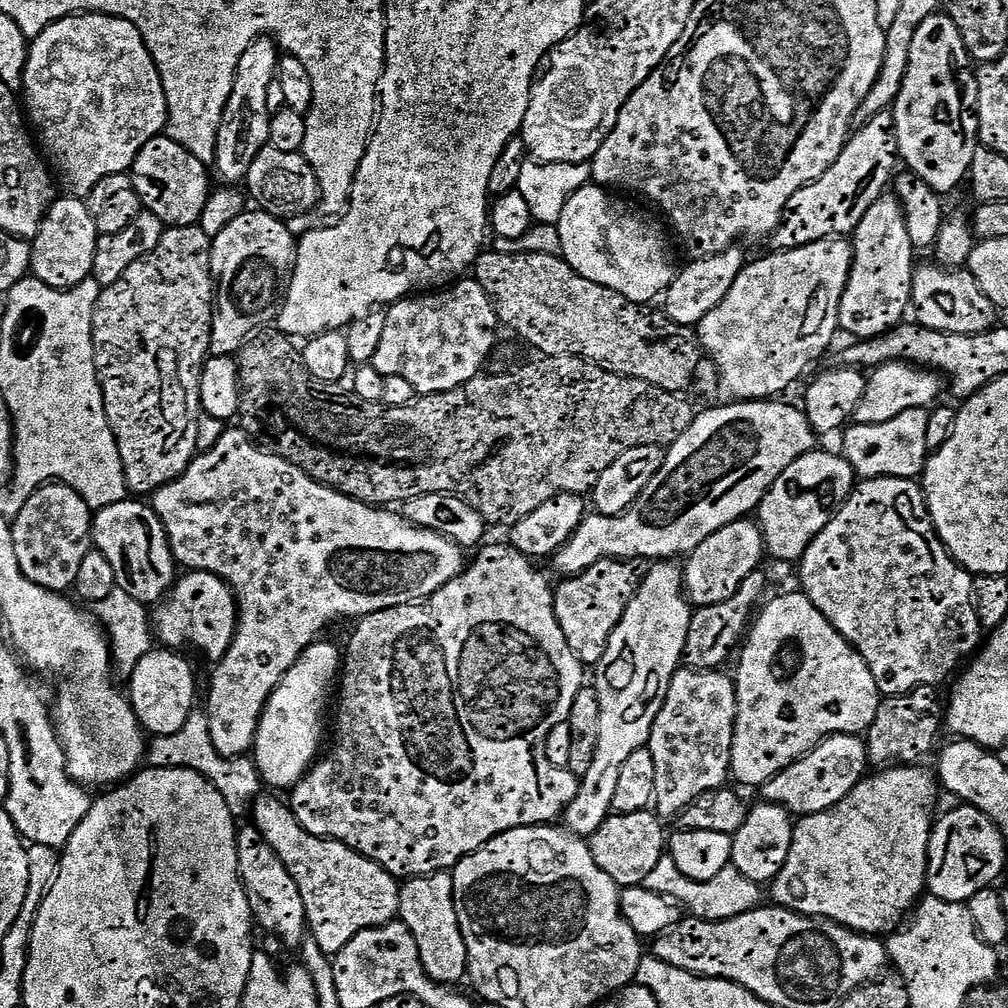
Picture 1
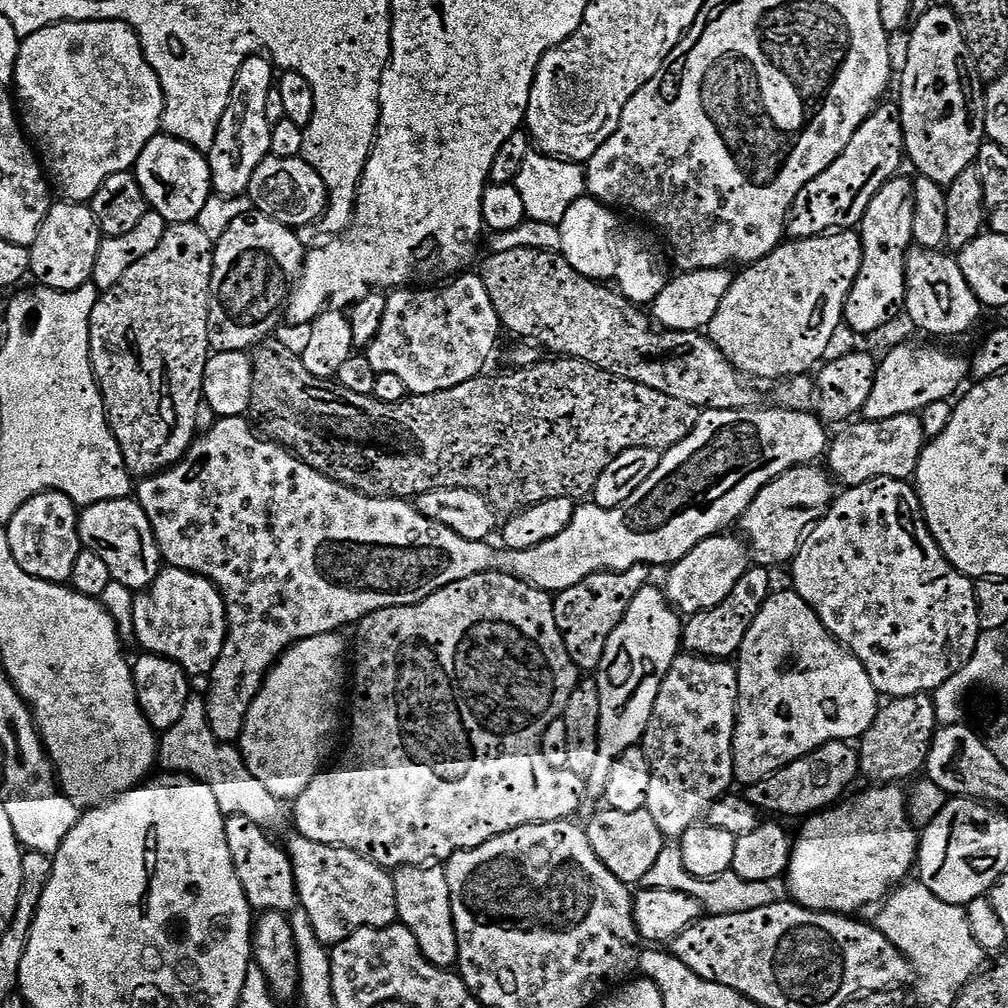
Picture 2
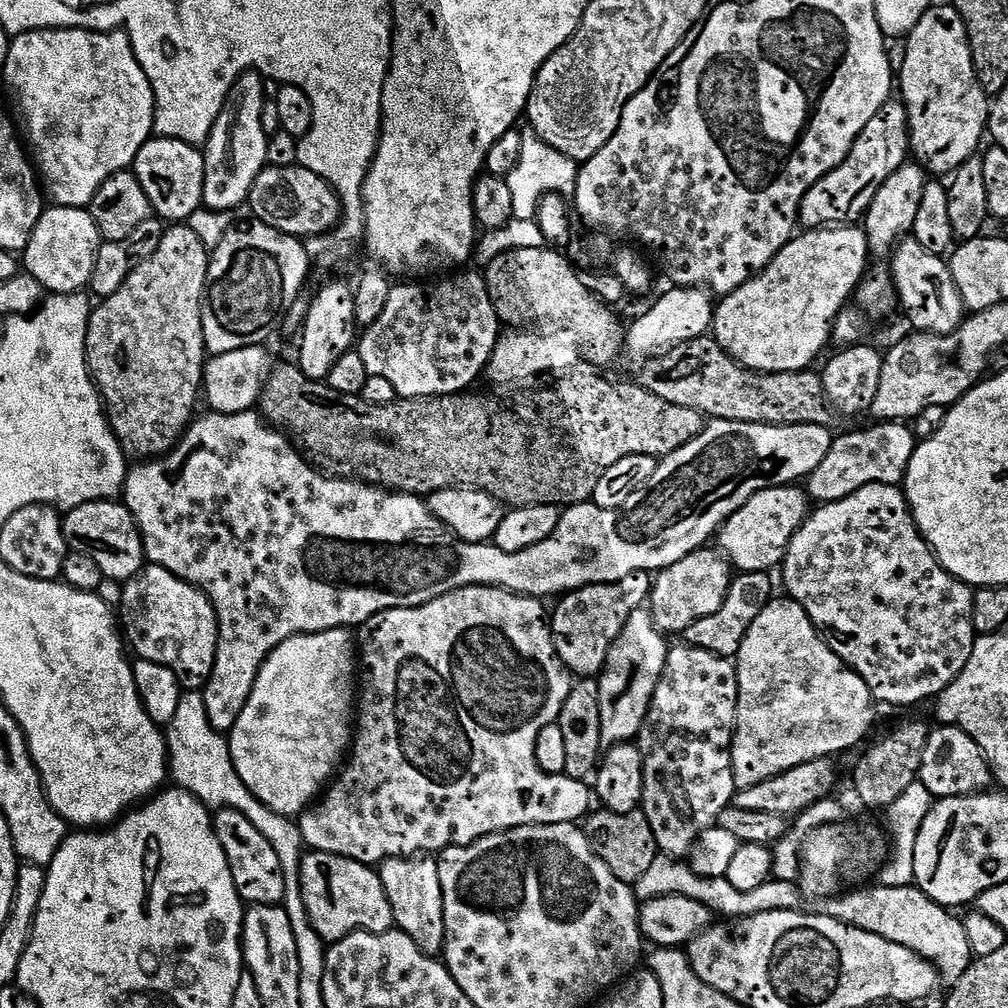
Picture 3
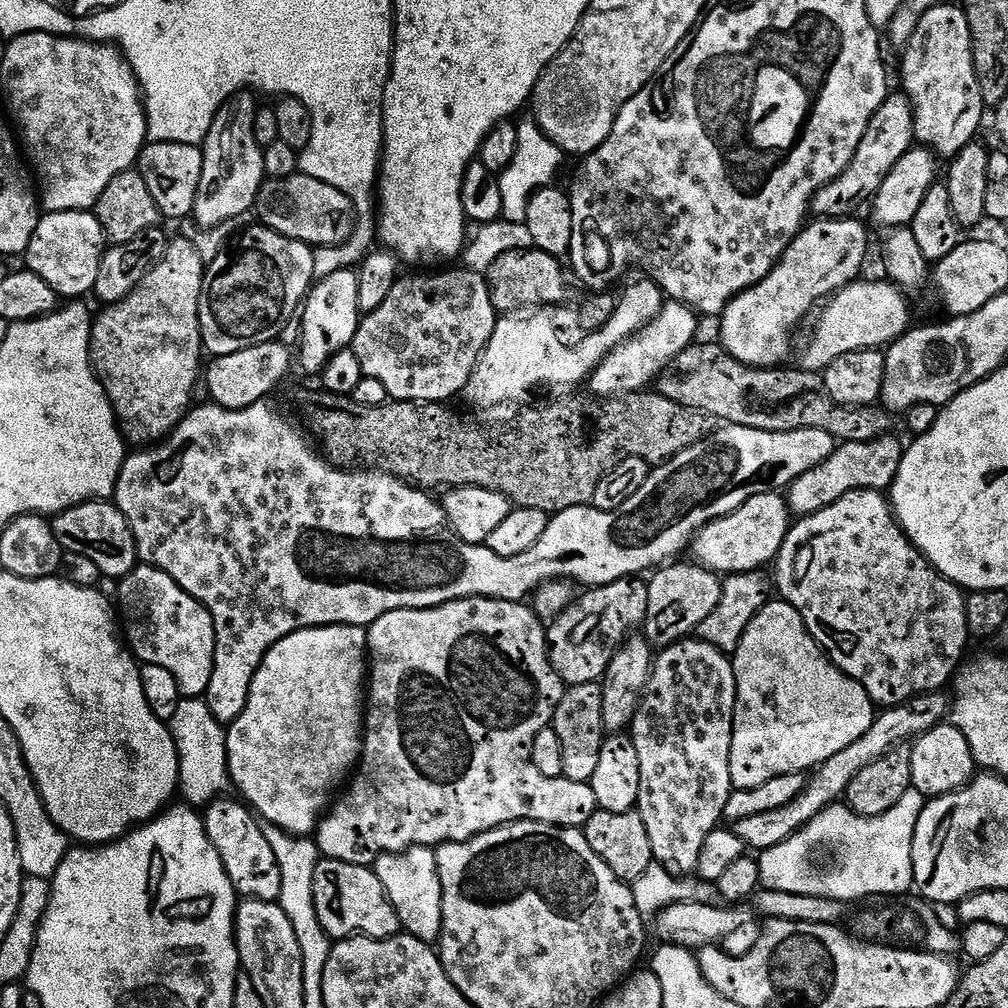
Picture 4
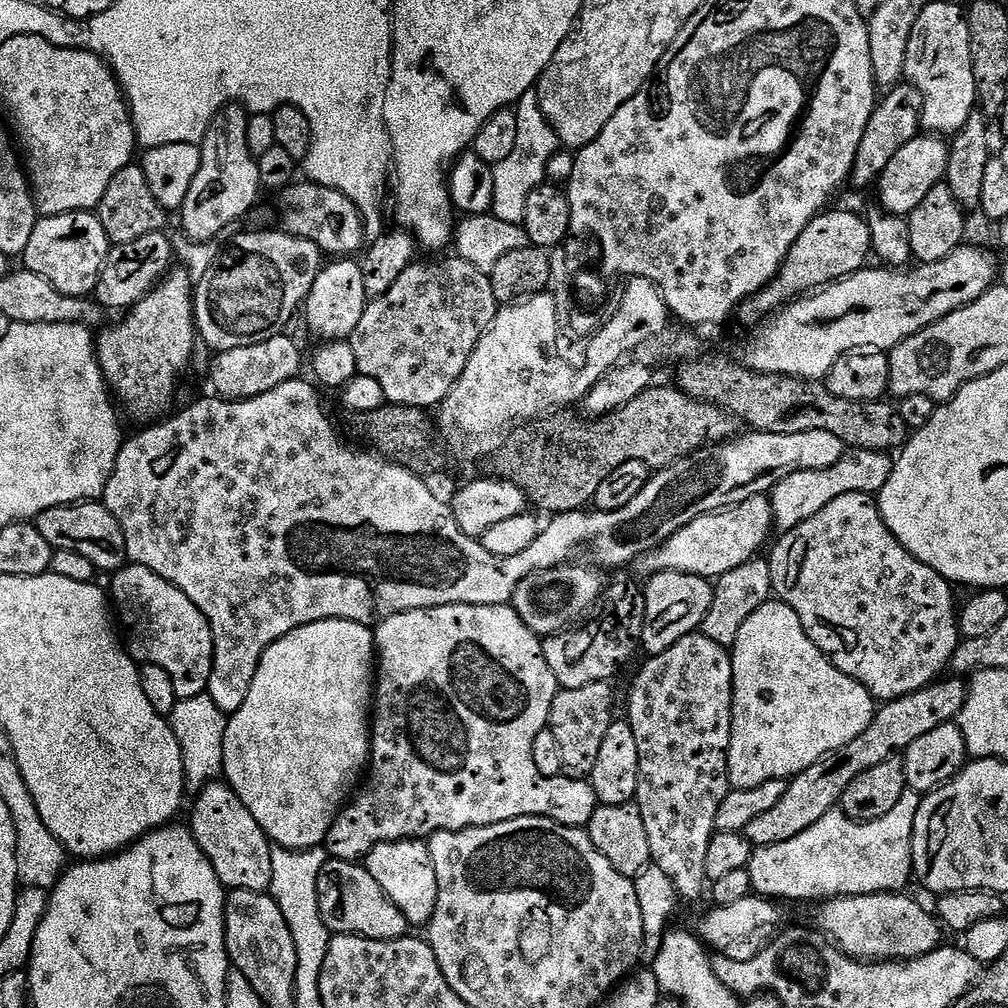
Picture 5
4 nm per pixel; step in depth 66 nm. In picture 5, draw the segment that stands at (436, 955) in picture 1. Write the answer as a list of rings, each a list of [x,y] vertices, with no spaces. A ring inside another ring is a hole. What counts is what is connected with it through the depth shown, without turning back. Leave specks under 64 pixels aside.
[[[423,839],[386,840],[383,844],[376,844],[363,857],[362,864],[409,925],[427,925],[436,909],[436,875],[429,860],[428,845]]]

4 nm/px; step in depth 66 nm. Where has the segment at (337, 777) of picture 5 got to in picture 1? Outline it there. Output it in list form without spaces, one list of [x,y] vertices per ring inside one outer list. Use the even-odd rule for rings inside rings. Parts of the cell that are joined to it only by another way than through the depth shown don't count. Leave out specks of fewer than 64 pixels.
[[[317,642],[290,666],[282,682],[268,699],[256,731],[254,759],[260,779],[269,789],[291,788],[302,779],[317,759],[320,739],[324,736],[324,707],[328,691],[333,691],[342,672],[342,652],[332,644]]]

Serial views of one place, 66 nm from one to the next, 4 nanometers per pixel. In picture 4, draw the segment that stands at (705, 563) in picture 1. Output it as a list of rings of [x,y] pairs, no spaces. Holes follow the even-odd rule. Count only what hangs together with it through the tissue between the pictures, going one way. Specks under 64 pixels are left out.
[[[672,562],[653,571],[652,580],[647,581],[648,605],[642,636],[656,650],[666,649],[679,640],[691,637],[696,627],[714,611],[714,606],[718,606],[718,598],[722,598],[722,580],[717,573],[695,562],[680,563]]]

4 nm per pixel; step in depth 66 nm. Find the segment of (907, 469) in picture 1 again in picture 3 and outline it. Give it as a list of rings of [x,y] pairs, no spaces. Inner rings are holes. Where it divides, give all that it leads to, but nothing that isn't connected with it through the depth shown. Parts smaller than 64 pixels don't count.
[[[872,422],[869,428],[857,432],[844,432],[832,441],[826,458],[822,458],[818,470],[806,477],[806,491],[813,501],[821,505],[833,504],[846,498],[854,490],[871,484],[903,485],[904,475],[910,466],[910,458],[918,443],[918,436],[904,422]]]

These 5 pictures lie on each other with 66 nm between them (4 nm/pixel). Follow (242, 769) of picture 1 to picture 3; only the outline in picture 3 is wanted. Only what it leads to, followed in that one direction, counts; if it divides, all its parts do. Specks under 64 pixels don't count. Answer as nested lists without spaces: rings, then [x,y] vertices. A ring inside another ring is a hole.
[[[188,690],[178,702],[178,711],[166,725],[168,742],[168,765],[170,776],[179,787],[194,794],[209,810],[232,808],[240,812],[255,828],[265,836],[266,842],[274,846],[278,853],[278,862],[282,862],[282,870],[286,878],[286,894],[284,904],[299,905],[300,898],[300,862],[306,855],[304,836],[300,833],[299,823],[295,819],[270,810],[254,793],[238,778],[238,770],[234,770],[232,751],[228,745],[228,736],[219,732],[210,722],[210,714],[206,714],[206,702],[203,691]],[[176,779],[176,780],[175,780]]]

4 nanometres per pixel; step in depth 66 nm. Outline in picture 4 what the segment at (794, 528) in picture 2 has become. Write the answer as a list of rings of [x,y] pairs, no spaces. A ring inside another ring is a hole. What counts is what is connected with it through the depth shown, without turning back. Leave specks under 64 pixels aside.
[[[779,491],[763,492],[738,506],[730,514],[710,522],[696,533],[691,545],[691,559],[717,574],[759,572],[767,569],[782,550],[786,534],[794,523],[787,499]]]

